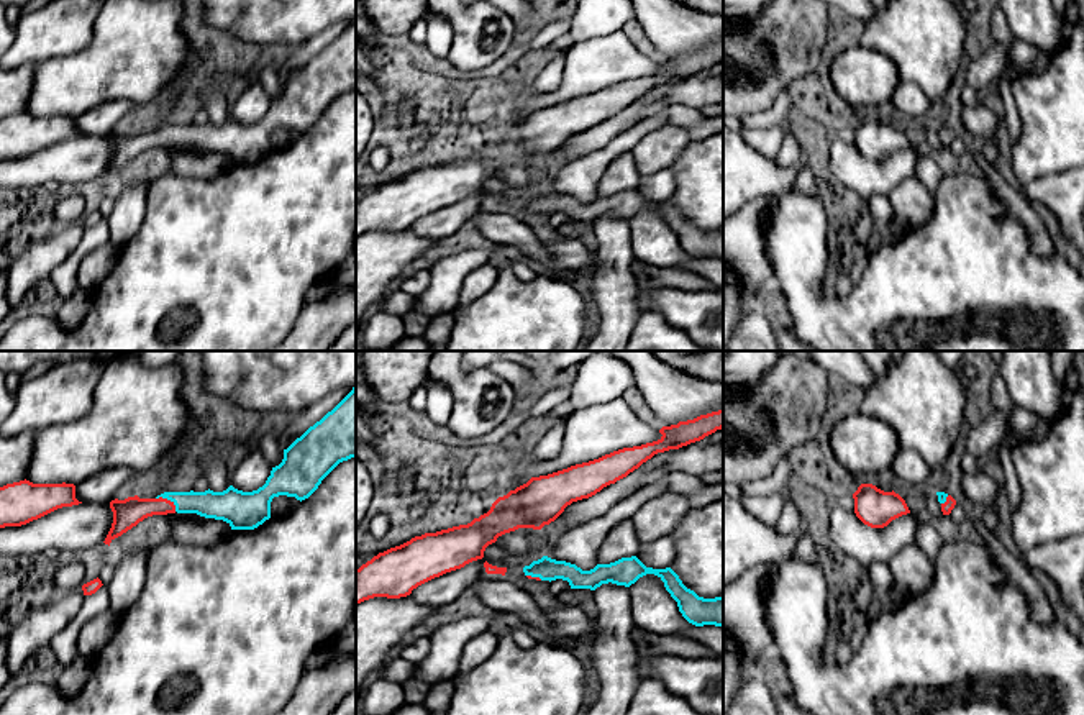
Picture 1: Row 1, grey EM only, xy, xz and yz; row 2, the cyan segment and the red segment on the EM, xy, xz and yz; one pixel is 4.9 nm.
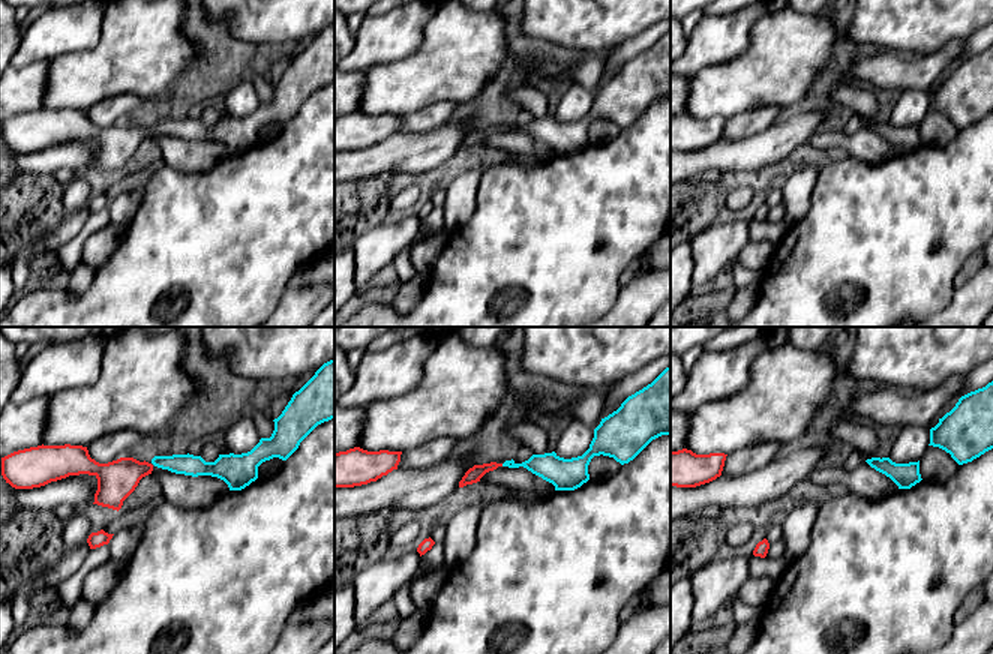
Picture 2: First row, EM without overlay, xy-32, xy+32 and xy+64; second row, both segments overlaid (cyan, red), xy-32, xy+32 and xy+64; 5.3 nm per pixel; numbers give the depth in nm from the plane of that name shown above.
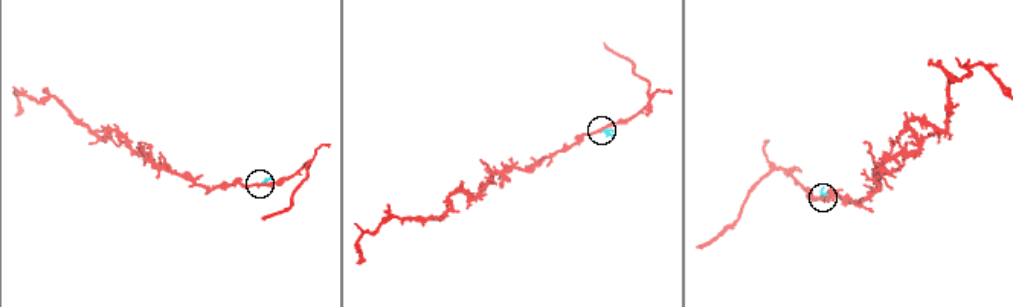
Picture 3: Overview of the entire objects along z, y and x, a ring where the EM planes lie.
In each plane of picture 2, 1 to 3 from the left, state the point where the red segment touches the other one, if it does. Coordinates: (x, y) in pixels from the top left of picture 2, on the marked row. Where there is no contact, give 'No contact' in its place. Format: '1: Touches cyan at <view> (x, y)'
1: No contact
2: No contact
3: No contact

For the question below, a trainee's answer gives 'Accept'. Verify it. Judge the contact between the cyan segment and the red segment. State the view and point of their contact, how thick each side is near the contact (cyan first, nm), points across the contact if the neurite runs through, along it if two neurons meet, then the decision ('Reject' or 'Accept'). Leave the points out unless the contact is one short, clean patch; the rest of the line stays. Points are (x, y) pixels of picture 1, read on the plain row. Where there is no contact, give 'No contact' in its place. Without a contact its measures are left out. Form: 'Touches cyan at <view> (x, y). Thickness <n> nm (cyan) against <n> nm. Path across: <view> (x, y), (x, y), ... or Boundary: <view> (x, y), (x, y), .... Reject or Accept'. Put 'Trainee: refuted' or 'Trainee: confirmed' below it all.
Touches cyan at xy (168, 132). Thickness 140 nm (cyan) against 140 nm. Path across: xy (209, 136), (168, 132), (161, 138), (127, 146). Accept
Trainee: confirmed

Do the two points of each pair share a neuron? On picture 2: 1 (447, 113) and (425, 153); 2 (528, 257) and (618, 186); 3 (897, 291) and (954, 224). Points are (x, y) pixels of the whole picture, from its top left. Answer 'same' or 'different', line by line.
1: different
2: same
3: same

